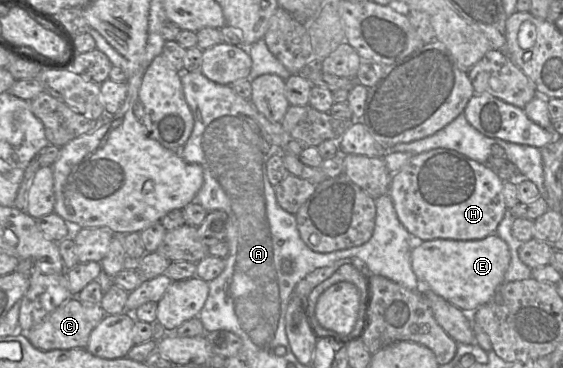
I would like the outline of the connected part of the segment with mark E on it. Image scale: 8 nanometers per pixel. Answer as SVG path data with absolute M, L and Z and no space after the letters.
M497 234L481 240L433 239L411 249L411 266L418 281L464 312L487 303L504 282L511 254Z

